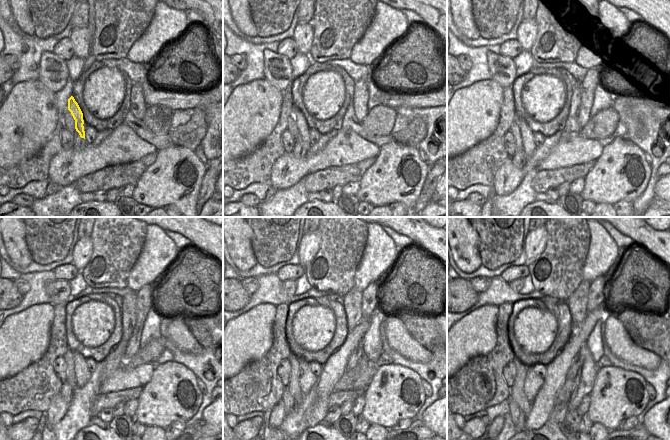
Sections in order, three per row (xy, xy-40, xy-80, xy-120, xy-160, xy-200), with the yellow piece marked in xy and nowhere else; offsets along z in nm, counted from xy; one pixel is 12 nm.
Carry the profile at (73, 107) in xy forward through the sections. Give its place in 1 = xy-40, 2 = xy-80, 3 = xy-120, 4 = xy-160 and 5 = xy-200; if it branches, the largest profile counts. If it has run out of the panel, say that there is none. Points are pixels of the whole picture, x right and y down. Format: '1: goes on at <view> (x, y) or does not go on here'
1: goes on at xy-40 (303, 129)
2: goes on at xy-80 (529, 146)
3: goes on at xy-120 (82, 375)
4: goes on at xy-160 (307, 379)
5: goes on at xy-200 (532, 383)

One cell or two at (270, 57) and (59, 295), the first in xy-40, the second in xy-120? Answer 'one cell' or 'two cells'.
one cell

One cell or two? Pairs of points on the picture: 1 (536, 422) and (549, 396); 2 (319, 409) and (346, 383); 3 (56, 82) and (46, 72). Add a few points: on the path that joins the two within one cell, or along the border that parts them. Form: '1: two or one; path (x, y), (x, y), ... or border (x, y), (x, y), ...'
1: one; path (538, 416), (544, 402)
2: two; border (344, 372), (334, 389)
3: one; path (54, 80), (48, 74)

